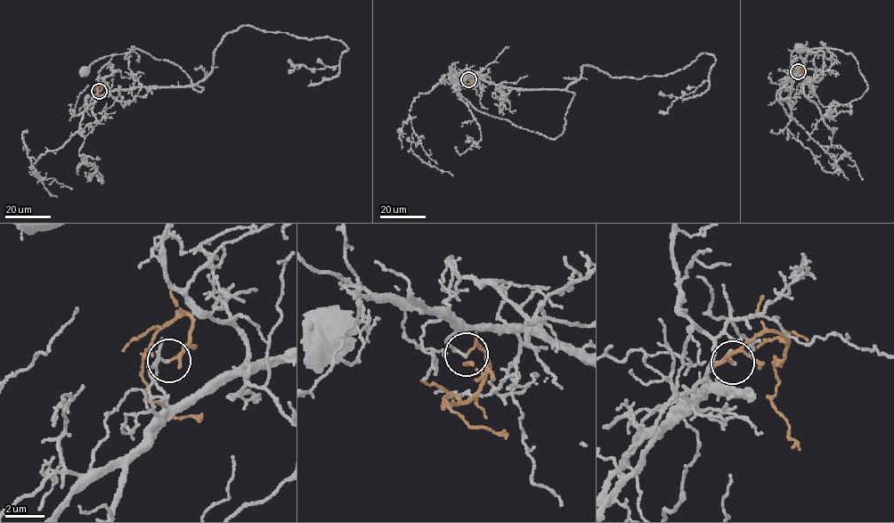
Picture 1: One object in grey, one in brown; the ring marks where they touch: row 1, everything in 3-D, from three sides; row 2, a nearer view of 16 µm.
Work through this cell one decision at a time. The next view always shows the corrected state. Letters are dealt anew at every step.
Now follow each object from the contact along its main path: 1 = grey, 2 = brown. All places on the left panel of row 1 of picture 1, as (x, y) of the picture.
1: (99, 91), (101, 96), (138, 87), (204, 89), (192, 88), (177, 66), (139, 49), (108, 55), (83, 70)
2: (99, 91), (100, 85), (95, 93), (102, 97)

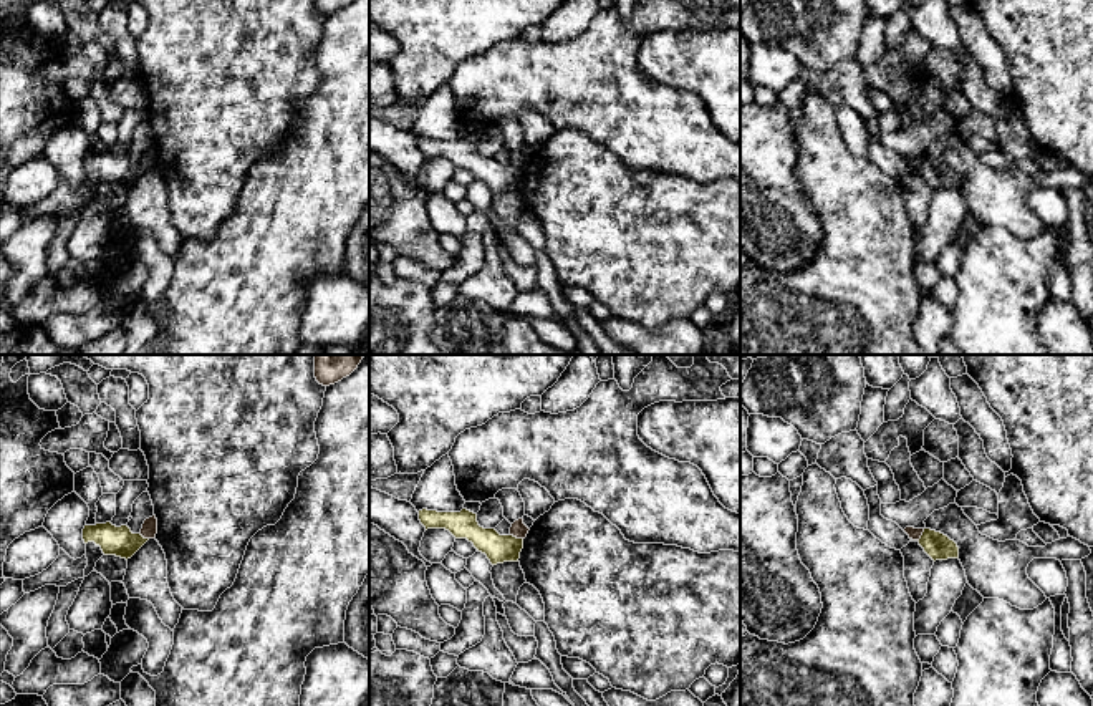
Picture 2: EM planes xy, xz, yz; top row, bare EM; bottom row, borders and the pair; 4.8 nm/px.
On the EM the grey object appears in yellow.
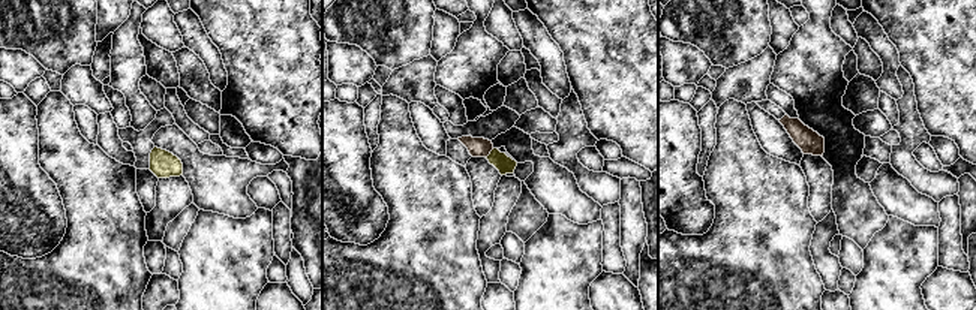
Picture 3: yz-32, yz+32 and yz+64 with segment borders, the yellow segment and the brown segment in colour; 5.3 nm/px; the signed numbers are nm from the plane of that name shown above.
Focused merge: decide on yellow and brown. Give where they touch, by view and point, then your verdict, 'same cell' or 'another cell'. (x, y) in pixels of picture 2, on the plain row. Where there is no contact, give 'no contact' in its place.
contact xz (515, 166); another cell

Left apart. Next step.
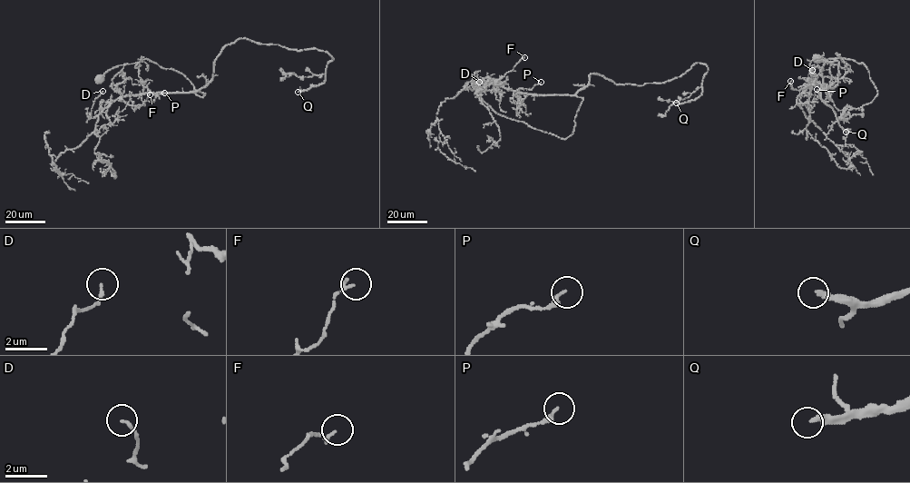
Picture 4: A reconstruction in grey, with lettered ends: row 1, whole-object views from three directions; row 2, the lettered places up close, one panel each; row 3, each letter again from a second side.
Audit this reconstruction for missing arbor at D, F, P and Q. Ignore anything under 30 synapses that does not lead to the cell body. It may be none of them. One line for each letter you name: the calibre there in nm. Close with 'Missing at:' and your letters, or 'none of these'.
Q: calibre 260 nm
Missing at: Q

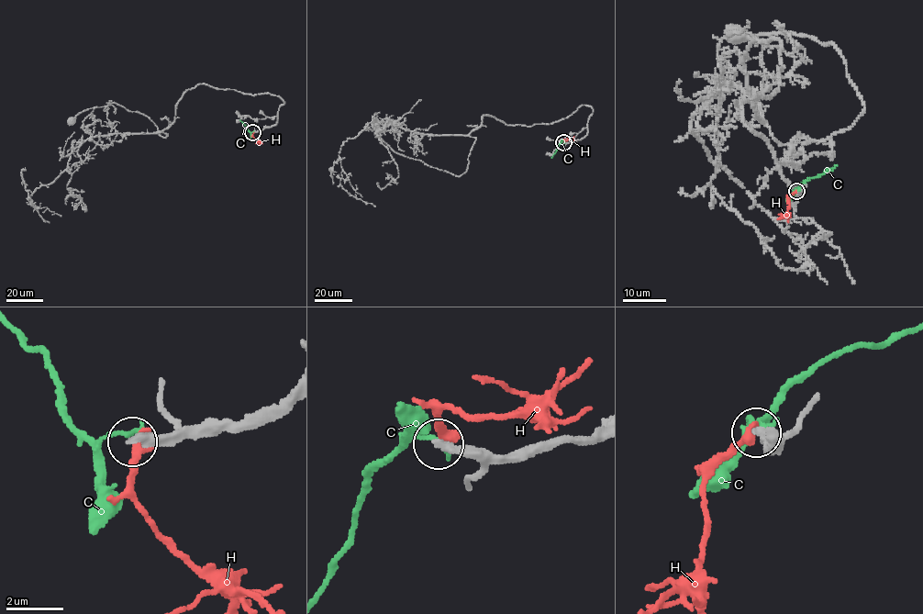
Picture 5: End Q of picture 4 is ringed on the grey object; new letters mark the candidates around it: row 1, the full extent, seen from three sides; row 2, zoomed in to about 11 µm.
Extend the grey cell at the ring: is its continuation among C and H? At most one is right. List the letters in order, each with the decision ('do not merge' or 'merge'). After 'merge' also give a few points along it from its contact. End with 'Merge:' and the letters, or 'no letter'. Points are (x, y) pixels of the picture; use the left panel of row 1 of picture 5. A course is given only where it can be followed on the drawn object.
C: do not merge
H: do not merge
Merge: no letter

